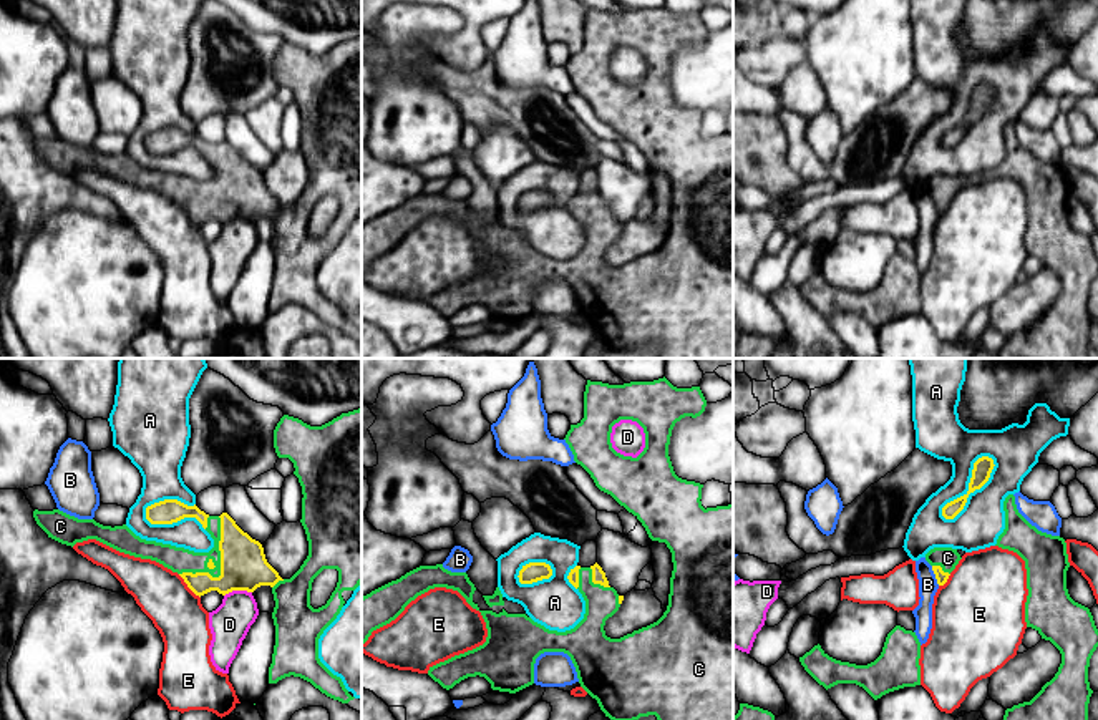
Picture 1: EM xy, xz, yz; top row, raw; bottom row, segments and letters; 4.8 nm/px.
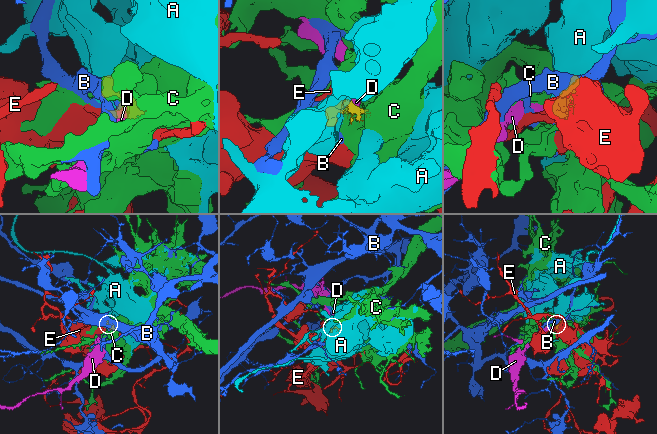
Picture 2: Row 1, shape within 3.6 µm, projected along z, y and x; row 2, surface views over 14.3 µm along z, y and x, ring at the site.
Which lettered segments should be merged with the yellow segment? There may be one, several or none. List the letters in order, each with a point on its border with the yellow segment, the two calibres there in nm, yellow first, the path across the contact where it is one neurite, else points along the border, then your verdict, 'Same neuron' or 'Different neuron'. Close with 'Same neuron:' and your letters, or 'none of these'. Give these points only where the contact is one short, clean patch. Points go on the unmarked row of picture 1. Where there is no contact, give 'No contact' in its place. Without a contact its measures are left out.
A: Touches yellow at yz (974, 118). Thickness 90 nm (yellow) against 220 nm. Different neuron
B: Touches yellow at yz (936, 204). Thickness 60 nm (yellow) against 100 nm. Boundary: yz (931, 194), (939, 213). Different neuron
C: Touches yellow at xy (221, 194). Thickness 220 nm (yellow) against 120 nm. Same neuron
D: Touches yellow at xy (238, 218). Thickness 220 nm (yellow) against 190 nm. Boundary: xy (251, 219), (229, 219), (224, 224). Different neuron
E: Touches yellow at xy (188, 214). Thickness 180 nm (yellow) against 240 nm. Boundary: xy (178, 203), (199, 226). Different neuron
Same neuron: C

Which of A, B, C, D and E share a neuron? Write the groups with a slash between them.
A / B / C / D / E

